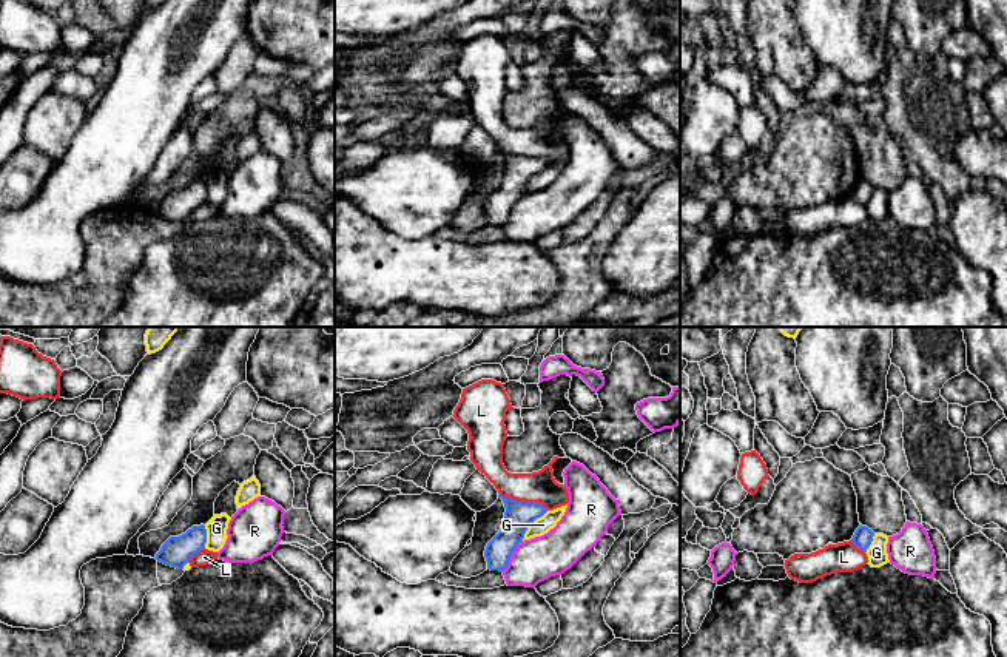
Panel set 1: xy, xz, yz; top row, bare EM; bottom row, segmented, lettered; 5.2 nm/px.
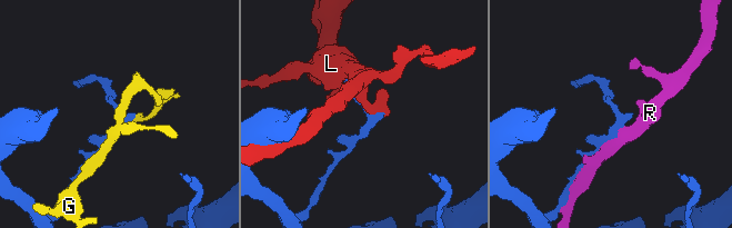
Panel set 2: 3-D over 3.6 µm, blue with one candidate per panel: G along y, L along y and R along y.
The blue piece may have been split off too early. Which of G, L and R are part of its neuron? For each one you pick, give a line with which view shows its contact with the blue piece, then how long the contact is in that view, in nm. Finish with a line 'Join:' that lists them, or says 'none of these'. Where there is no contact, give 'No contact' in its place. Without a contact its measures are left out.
Join: none of these

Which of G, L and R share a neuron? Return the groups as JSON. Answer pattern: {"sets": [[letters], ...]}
{"sets": [["G"], ["L"], ["R"]]}

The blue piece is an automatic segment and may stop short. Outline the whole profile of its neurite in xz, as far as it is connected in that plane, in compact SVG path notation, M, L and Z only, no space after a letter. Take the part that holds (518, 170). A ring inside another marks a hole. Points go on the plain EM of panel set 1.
M500 148L498 153L503 154L506 162L504 174L500 187L487 197L484 211L487 224L503 227L509 219L512 207L523 196L527 182L543 171L547 163L538 157L523 157Z

